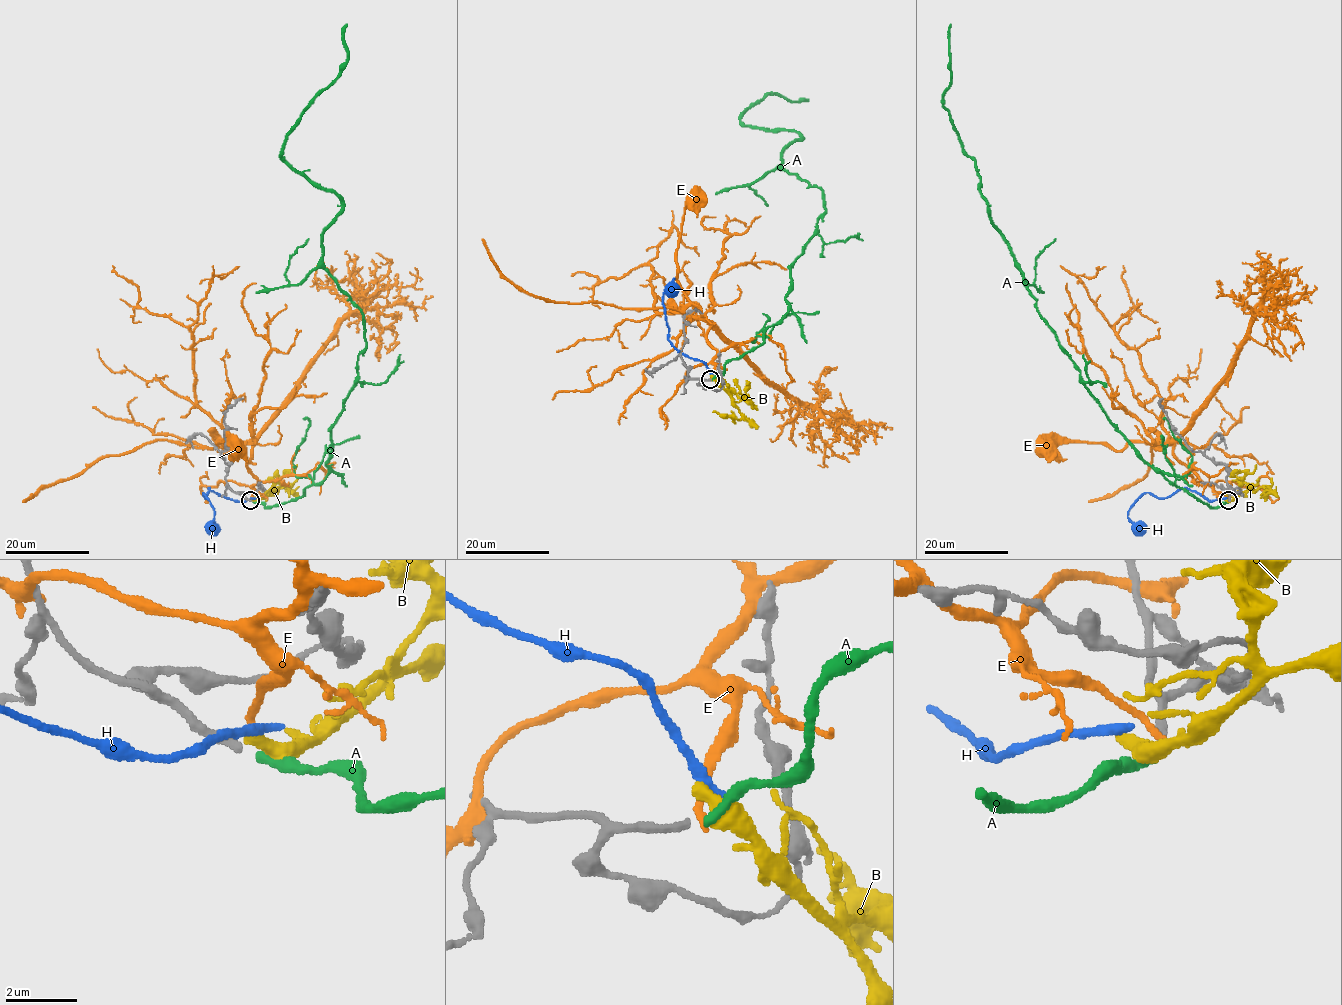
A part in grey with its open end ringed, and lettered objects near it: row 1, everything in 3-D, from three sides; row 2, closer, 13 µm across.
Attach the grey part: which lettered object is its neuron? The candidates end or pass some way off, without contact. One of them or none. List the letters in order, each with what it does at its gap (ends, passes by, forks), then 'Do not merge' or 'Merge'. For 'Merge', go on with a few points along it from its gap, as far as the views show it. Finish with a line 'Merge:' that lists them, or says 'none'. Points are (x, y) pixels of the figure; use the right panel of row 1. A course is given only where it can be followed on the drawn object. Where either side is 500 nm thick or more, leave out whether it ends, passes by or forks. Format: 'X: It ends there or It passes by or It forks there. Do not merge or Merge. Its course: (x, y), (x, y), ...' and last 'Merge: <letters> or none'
A: It ends there. Merge. Its course: (1229, 501), (1212, 507), (1145, 461), (1036, 307), (990, 218), (976, 162), (943, 105), (950, 24)
B: It ends there. Do not merge
E: It ends there. Do not merge
H: It ends there. Do not merge
Merge: A

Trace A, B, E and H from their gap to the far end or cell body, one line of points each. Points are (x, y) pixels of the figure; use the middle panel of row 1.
A: (712, 379), (788, 310), (825, 212), (782, 167), (801, 136), (740, 117), (768, 94), (806, 101)
B: (711, 377), (730, 396), (741, 418), (738, 420), (712, 412)
E: (711, 380), (712, 359), (716, 354), (708, 340), (711, 324), (677, 279), (684, 211), (697, 200)
H: (711, 376), (702, 361), (682, 354), (668, 339), (663, 294), (673, 278), (671, 287)

